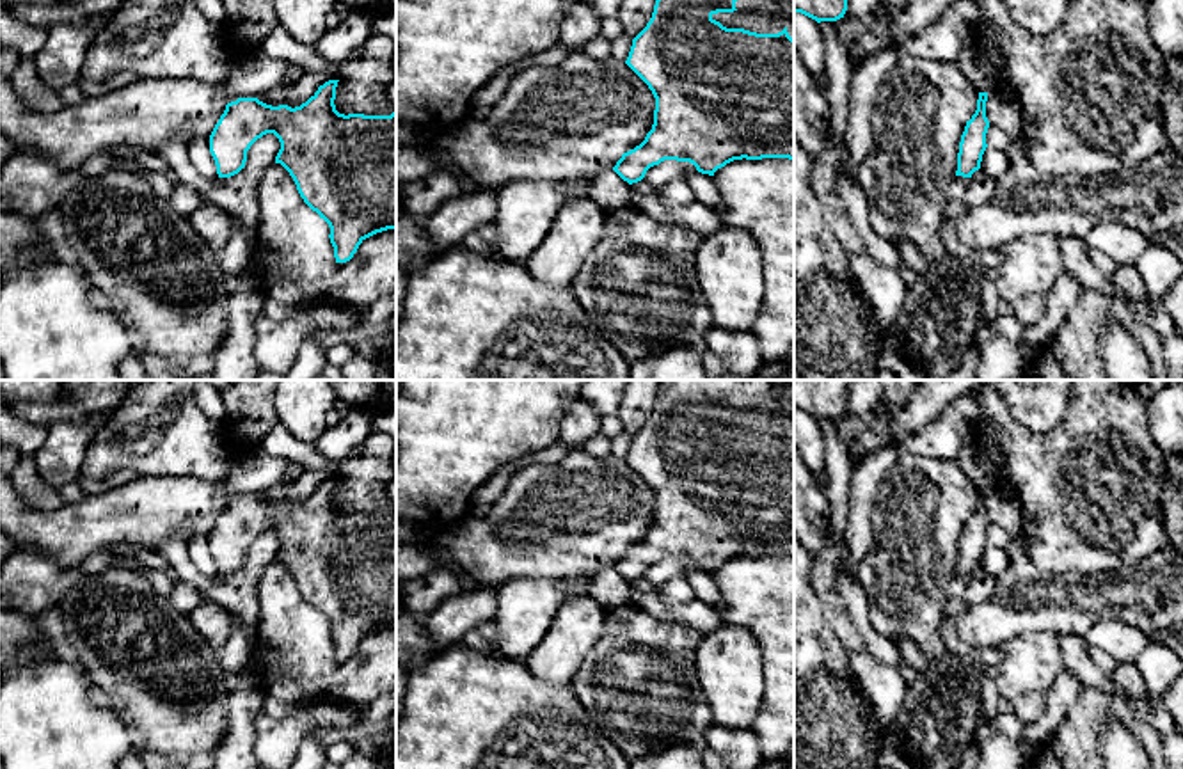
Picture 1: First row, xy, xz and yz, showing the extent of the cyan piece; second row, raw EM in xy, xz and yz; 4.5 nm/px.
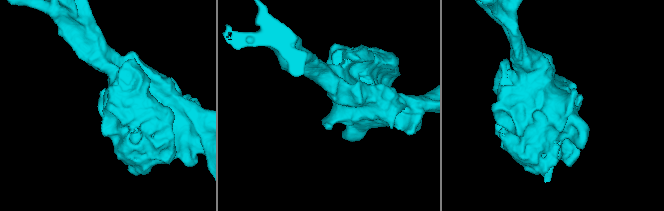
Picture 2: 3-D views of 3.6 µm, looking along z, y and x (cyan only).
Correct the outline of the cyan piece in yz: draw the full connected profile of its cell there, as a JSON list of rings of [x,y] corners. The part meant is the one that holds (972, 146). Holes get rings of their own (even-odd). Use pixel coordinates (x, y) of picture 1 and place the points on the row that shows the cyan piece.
[[[979,92],[977,110],[972,119],[966,121],[961,135],[956,176],[972,178],[972,174],[981,169],[982,155],[988,147],[986,133],[989,128],[986,101],[988,92]]]

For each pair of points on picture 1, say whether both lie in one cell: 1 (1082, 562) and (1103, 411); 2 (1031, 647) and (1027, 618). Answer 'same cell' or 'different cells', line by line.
1: same cell
2: different cells

